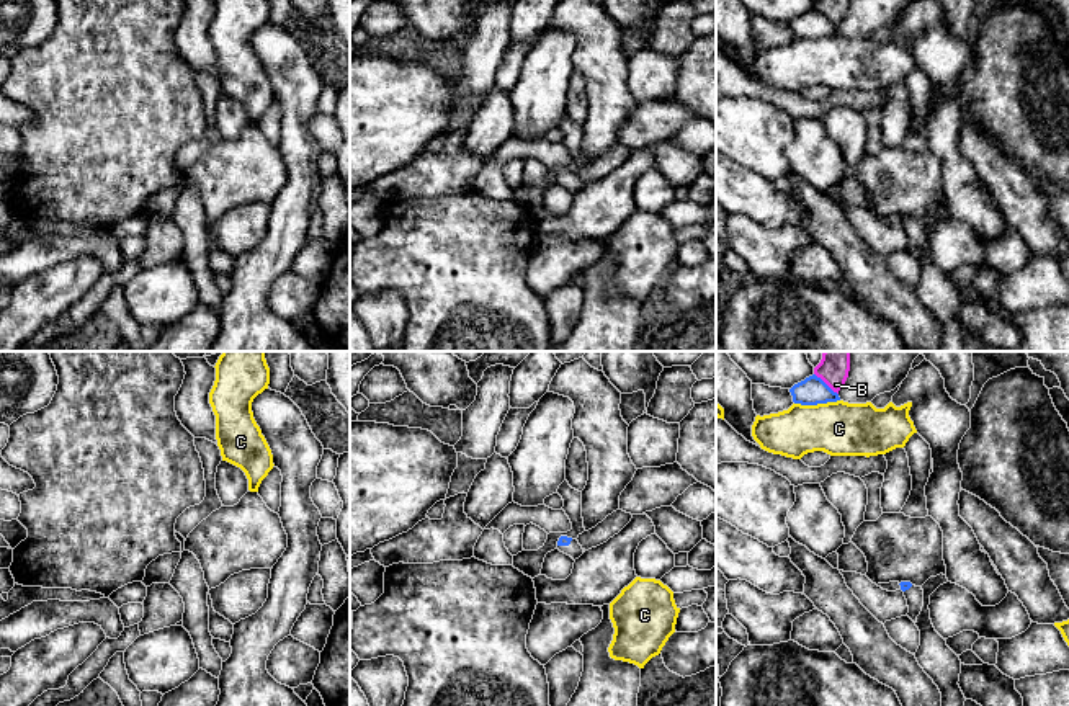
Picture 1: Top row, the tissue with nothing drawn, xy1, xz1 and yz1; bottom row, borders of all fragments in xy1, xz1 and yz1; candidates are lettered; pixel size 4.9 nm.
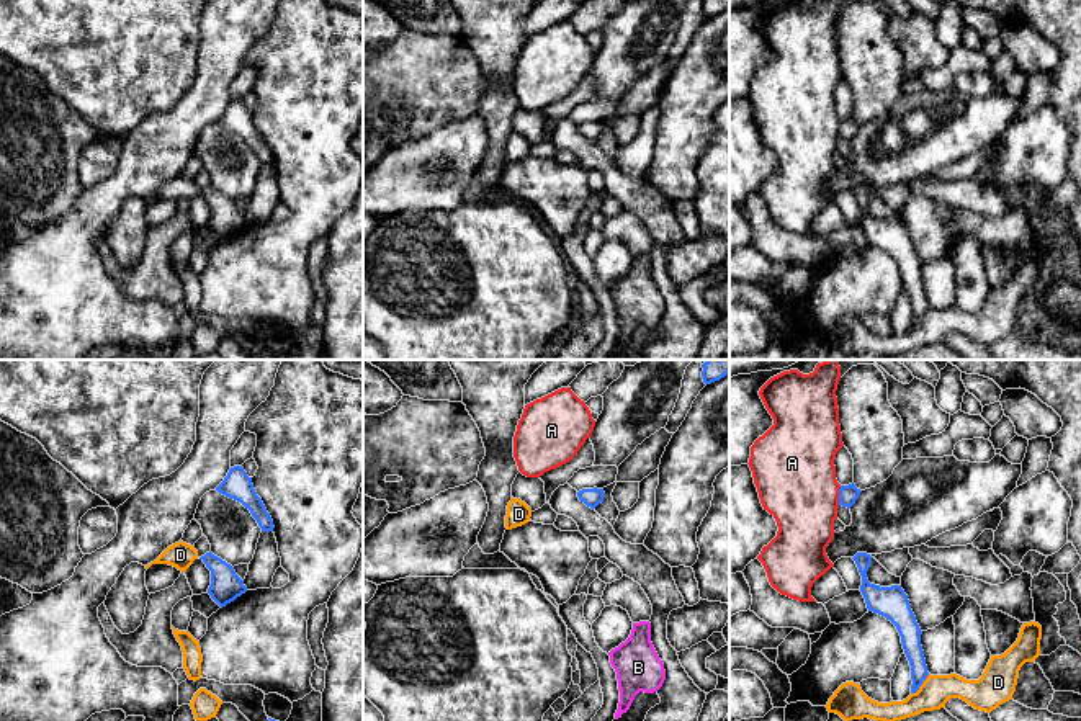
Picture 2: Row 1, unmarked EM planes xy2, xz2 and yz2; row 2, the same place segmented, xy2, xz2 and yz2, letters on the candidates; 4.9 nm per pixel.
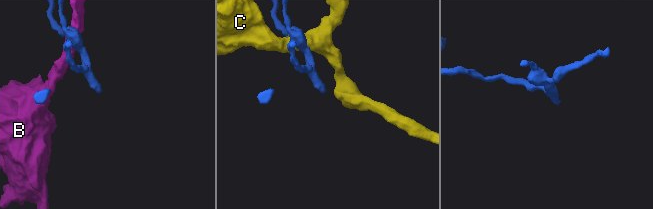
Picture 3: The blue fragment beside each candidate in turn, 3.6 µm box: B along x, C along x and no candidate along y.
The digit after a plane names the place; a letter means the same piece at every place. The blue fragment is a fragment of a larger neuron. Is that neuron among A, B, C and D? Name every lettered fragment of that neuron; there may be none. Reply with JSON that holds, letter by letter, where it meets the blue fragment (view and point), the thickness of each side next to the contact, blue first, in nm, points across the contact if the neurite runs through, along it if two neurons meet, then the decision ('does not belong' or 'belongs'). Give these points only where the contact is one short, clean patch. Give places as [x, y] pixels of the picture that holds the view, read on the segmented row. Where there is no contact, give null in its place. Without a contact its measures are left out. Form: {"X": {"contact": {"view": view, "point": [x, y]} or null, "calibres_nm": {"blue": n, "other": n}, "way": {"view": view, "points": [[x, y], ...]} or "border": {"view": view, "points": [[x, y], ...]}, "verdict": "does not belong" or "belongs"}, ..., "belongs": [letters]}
{"A": {"contact": {"view": "yz2", "point": [839, 496]}, "calibres_nm": {"blue": 100, "other": 400}, "border": {"view": "yz2", "points": [[841, 486], [838, 504]]}, "verdict": "does not belong"}, "B": {"contact": {"view": "yz1", "point": [824, 383]}, "calibres_nm": {"blue": 140, "other": 150}, "border": {"view": "yz1", "points": [[814, 373], [837, 394]]}, "verdict": "does not belong"}, "C": {"contact": {"view": "yz1", "point": [816, 404]}, "calibres_nm": {"blue": 140, "other": 280}, "verdict": "does not belong"}, "D": {"contact": {"view": "yz2", "point": [921, 684]}, "calibres_nm": {"blue": 100, "other": 160}, "verdict": "does not belong"}, "belongs": []}

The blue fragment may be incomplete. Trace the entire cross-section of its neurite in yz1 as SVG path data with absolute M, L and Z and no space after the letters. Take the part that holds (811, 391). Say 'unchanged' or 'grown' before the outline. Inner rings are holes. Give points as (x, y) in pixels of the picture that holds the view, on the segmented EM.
unchanged | M816 374L794 384L789 392L793 395L793 402L801 405L817 405L840 400L839 394Z

